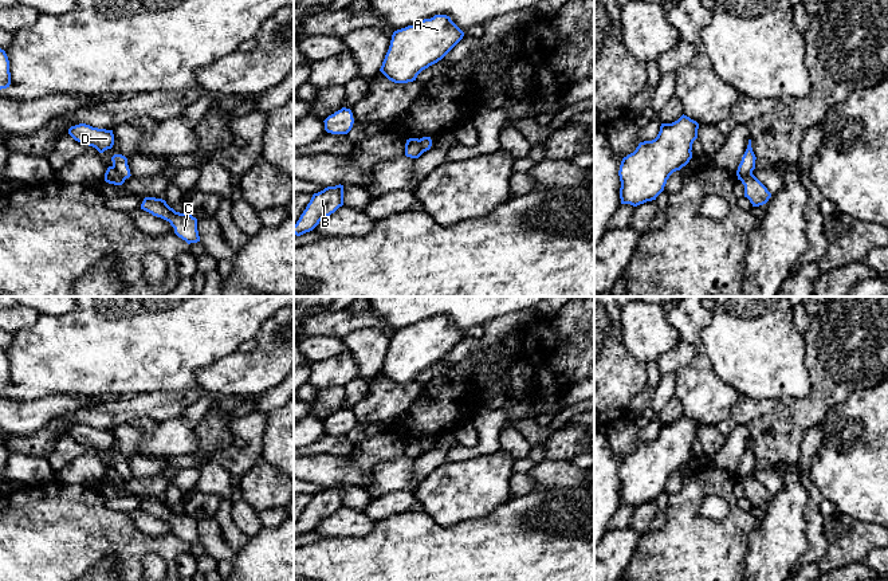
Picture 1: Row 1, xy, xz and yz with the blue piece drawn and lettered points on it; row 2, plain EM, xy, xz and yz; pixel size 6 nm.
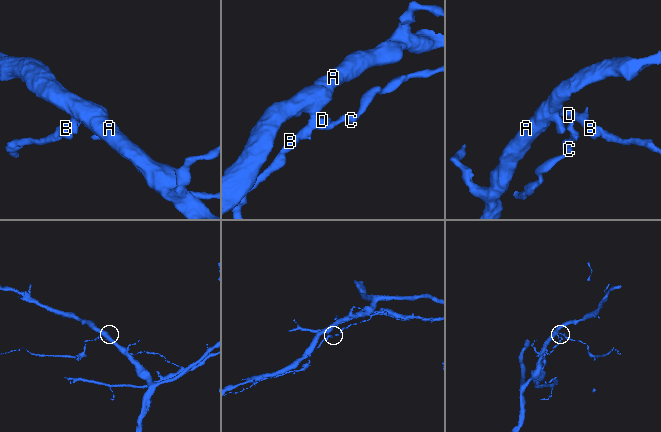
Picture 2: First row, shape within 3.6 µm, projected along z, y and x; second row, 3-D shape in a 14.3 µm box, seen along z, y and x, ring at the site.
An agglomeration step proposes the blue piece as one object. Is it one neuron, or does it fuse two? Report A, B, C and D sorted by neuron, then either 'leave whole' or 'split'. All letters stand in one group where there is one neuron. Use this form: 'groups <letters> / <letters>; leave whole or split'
groups A B D / C; split

